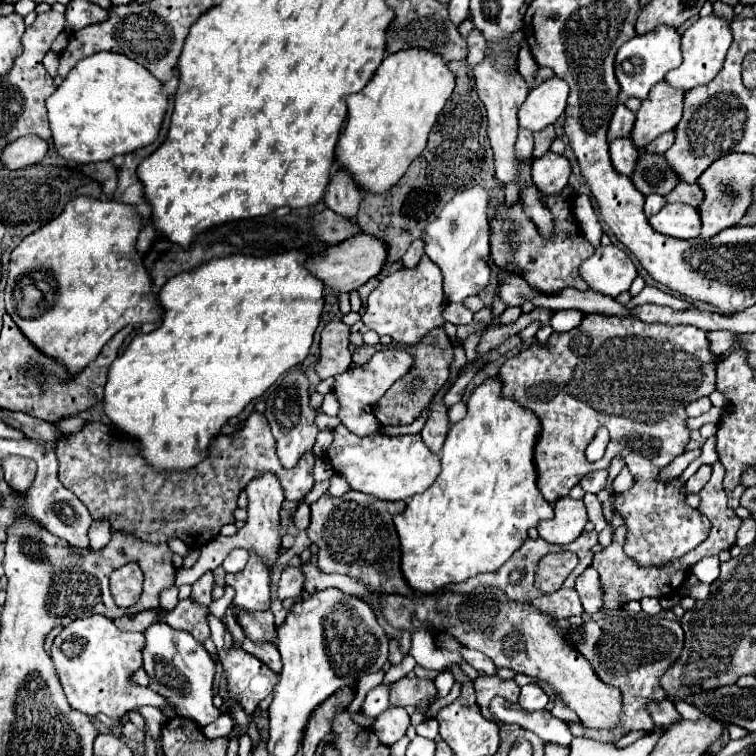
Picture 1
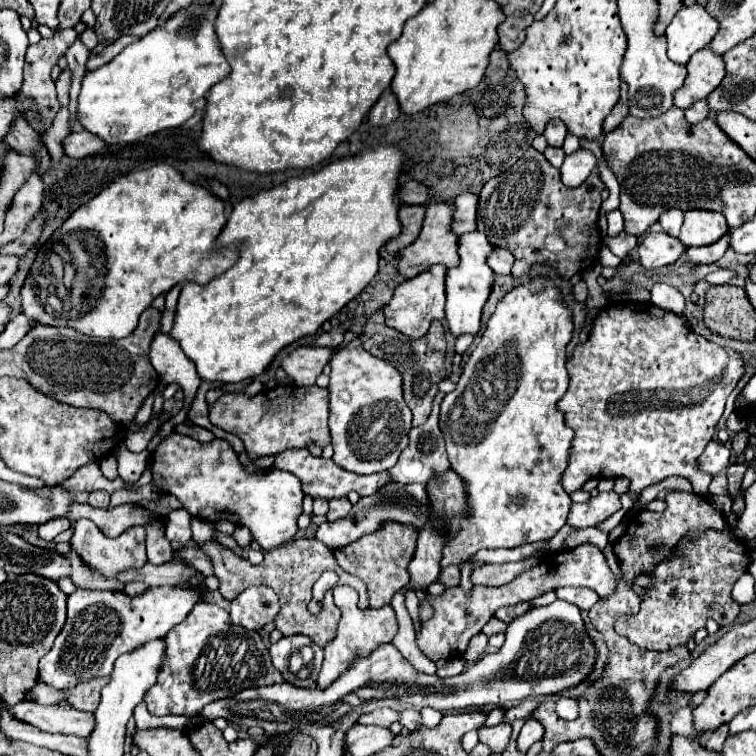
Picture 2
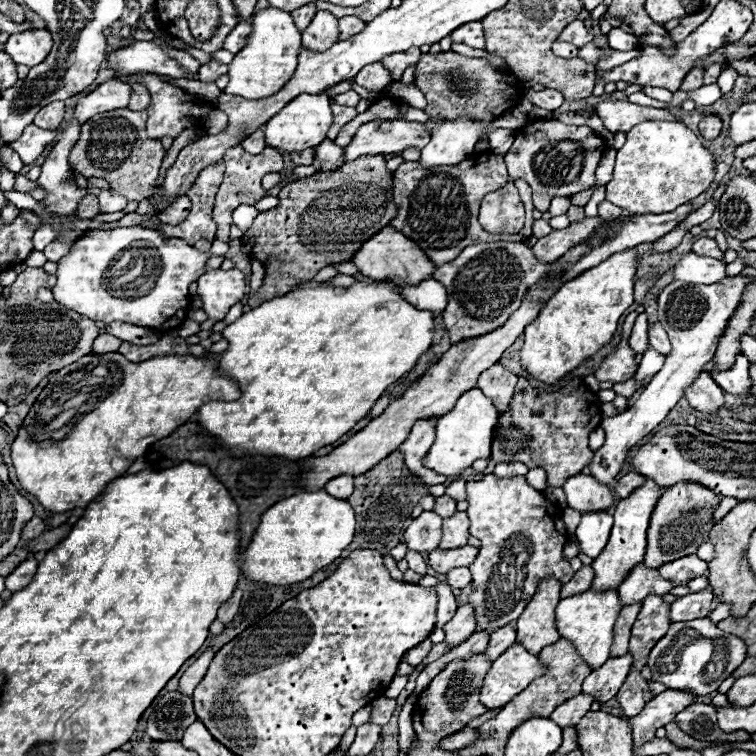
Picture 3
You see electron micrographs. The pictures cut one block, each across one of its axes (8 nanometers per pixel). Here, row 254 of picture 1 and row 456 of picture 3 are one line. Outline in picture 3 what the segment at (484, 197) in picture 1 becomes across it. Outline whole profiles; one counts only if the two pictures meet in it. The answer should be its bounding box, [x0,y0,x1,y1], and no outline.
[426,388,498,476]

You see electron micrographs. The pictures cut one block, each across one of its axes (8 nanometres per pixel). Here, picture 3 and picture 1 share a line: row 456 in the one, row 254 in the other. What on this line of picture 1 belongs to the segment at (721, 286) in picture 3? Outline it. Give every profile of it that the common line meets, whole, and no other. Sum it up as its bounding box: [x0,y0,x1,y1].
[580,246,638,298]

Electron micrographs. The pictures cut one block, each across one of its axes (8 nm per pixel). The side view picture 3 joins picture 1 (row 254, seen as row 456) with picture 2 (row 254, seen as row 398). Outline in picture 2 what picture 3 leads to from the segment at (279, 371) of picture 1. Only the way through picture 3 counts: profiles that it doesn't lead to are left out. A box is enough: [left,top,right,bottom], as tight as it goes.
[170,146,406,384]

